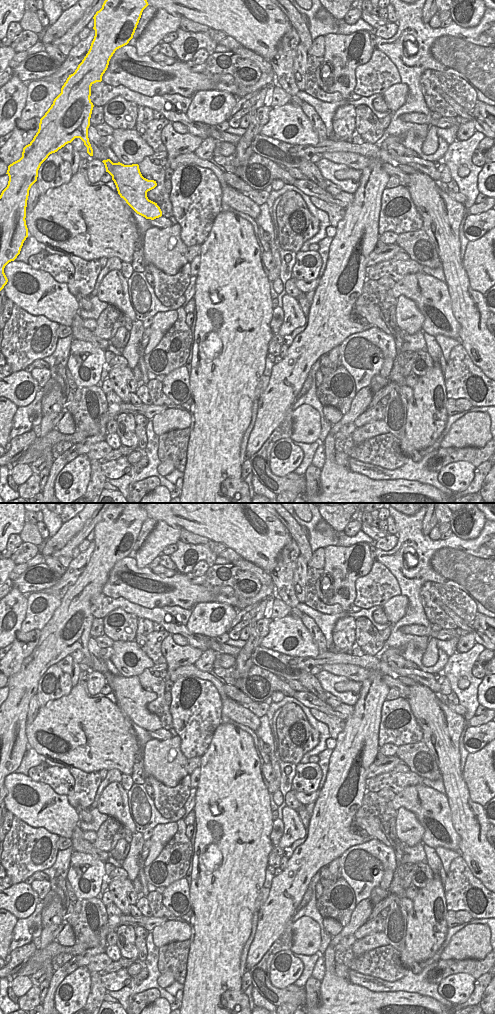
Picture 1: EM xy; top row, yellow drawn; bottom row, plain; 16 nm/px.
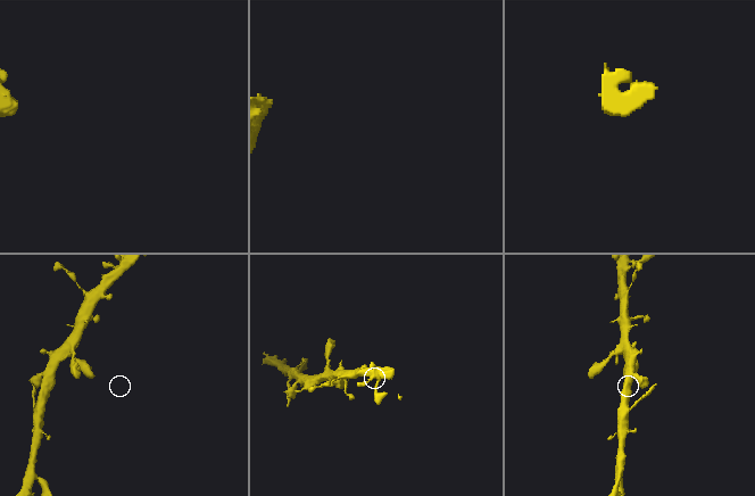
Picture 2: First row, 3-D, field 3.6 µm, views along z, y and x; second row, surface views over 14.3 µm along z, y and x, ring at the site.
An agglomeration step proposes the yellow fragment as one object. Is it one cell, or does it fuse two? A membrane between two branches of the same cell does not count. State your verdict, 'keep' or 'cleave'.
keep

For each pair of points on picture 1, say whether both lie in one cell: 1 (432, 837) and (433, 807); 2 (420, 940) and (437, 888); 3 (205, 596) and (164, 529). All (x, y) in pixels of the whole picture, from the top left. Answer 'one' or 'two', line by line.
1: one
2: one
3: two

